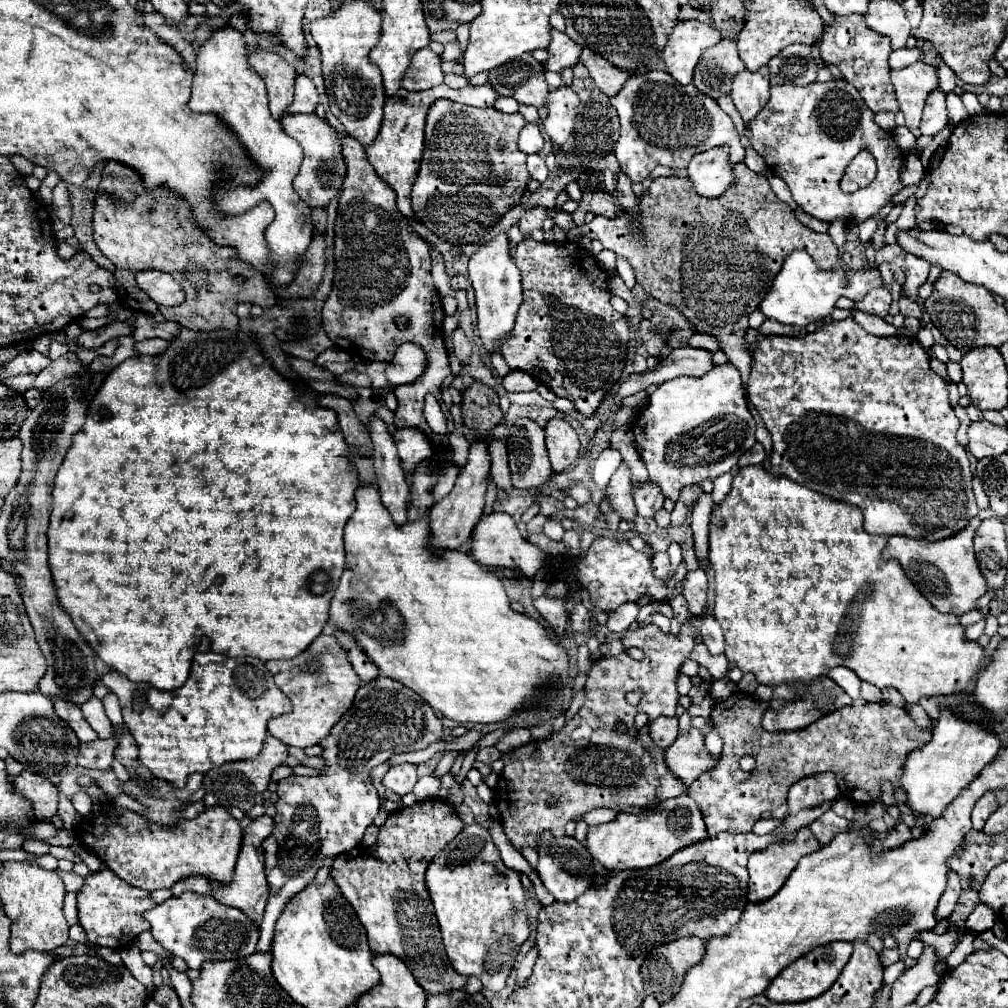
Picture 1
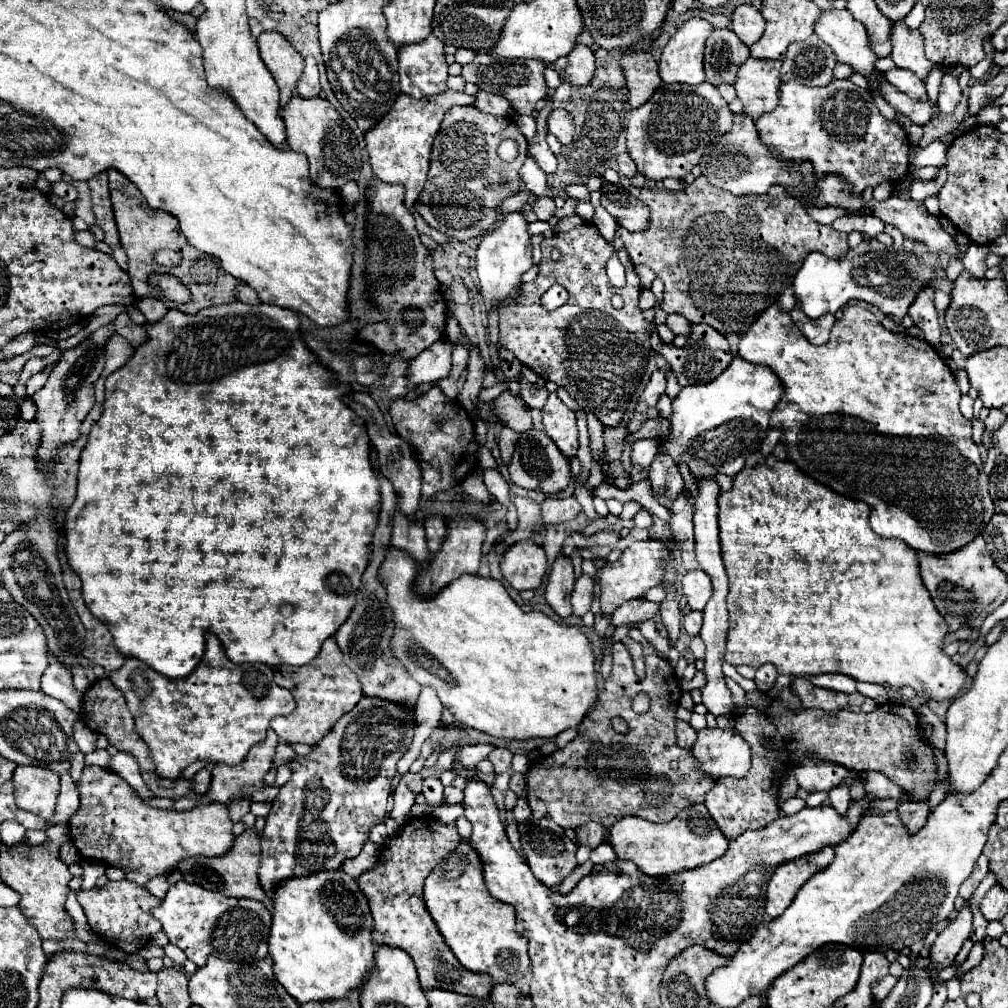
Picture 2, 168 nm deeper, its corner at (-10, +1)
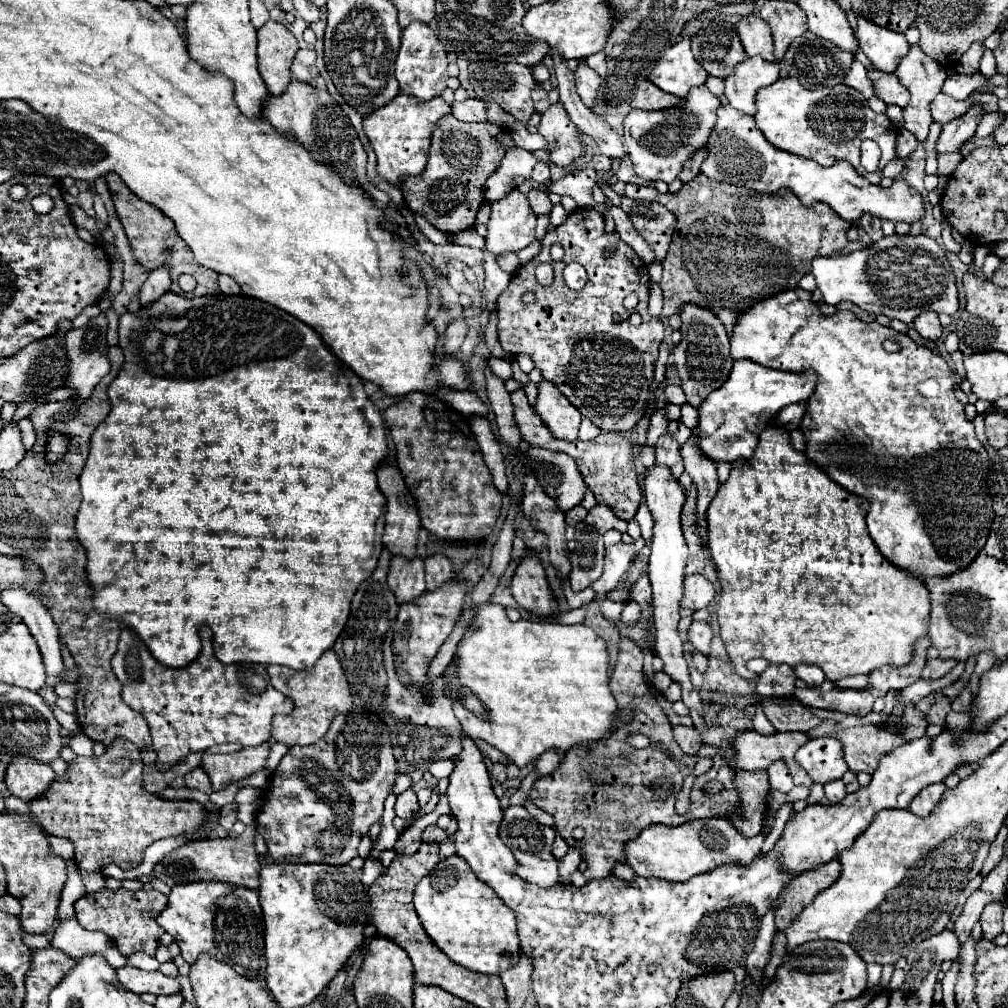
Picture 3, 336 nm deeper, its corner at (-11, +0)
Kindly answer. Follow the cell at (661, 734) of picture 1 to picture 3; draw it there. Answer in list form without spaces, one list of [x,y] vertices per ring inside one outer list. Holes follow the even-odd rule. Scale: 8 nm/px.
[[[675,725],[673,727],[673,737],[675,741],[679,743],[679,747],[687,753],[687,755],[695,755],[703,741],[701,741],[701,735],[697,733],[695,727],[685,727],[685,725]]]

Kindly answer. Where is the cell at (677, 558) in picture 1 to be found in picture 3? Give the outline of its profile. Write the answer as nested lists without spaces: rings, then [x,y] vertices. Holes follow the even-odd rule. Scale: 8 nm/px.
[[[627,601],[627,603],[625,603],[625,609],[623,609],[623,613],[621,613],[621,621],[623,621],[625,625],[635,625],[635,623],[639,621],[639,617],[641,617],[641,607],[639,607],[639,603],[637,603],[637,601]]]

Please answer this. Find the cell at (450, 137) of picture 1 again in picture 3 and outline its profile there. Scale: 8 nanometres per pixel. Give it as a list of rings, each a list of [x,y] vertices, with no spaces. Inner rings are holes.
[[[453,113],[439,119],[433,137],[431,137],[431,149],[429,149],[429,161],[425,171],[419,177],[409,177],[403,181],[403,195],[407,201],[407,207],[413,213],[423,215],[435,229],[443,231],[445,235],[453,235],[463,229],[475,227],[475,215],[483,203],[483,185],[487,177],[499,167],[503,155],[507,149],[515,147],[515,141],[511,137],[509,129],[503,129],[493,123],[465,123],[453,117]]]

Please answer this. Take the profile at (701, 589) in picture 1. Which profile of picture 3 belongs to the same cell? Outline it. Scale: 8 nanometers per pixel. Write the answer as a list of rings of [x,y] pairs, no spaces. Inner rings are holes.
[[[687,575],[685,577],[685,591],[681,599],[681,607],[687,607],[691,611],[705,609],[715,597],[715,587],[709,579],[703,575]]]

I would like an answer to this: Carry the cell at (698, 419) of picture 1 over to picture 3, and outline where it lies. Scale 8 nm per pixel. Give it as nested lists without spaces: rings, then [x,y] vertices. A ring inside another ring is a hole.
[[[737,361],[731,369],[729,379],[709,393],[709,397],[699,405],[699,447],[713,463],[733,465],[741,457],[749,457],[757,447],[759,433],[769,425],[769,421],[787,405],[805,401],[815,389],[813,373],[791,373],[761,367],[755,361]]]

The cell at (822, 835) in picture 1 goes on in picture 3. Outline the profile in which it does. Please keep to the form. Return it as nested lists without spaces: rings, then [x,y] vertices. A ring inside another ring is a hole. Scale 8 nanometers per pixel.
[[[837,779],[837,781],[831,781],[825,785],[825,797],[831,801],[831,803],[841,803],[847,795],[847,789],[845,789],[845,783],[843,779]]]

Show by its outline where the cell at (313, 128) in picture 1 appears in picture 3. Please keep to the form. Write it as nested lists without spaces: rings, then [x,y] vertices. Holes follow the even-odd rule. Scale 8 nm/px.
[[[291,81],[283,95],[267,99],[263,115],[269,119],[269,123],[279,133],[293,133],[295,141],[299,145],[303,145],[317,163],[329,167],[333,173],[339,173],[345,183],[359,185],[382,206],[386,206],[390,201],[384,191],[377,189],[365,177],[367,153],[365,153],[351,121],[347,119],[343,109],[337,105],[337,101],[325,89],[317,89],[303,81]]]

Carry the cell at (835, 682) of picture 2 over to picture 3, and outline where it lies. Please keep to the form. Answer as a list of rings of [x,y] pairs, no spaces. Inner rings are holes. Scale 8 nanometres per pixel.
[[[799,665],[799,667],[795,667],[795,673],[809,687],[821,687],[823,681],[825,681],[825,675],[823,675],[823,671],[817,665]]]

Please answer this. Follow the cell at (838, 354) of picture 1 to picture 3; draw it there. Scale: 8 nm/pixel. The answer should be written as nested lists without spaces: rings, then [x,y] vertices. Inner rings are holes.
[[[797,287],[759,301],[739,317],[731,337],[731,357],[735,361],[749,357],[759,365],[793,373],[817,373],[815,391],[803,401],[805,415],[799,425],[805,435],[805,455],[837,485],[871,501],[867,529],[891,563],[929,577],[955,573],[977,557],[995,517],[985,481],[989,457],[975,435],[973,423],[965,417],[963,405],[953,395],[957,379],[941,355],[877,321],[865,323],[851,311],[825,317],[811,303],[811,293]],[[885,339],[899,341],[901,351],[887,353],[883,349]]]

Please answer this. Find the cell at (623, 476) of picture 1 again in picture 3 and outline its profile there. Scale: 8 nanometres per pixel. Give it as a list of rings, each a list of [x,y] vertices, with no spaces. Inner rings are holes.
[[[657,409],[651,415],[651,423],[649,423],[649,431],[647,431],[647,445],[655,447],[657,439],[665,433],[665,429],[667,429],[667,421],[665,421],[665,415],[663,415],[663,409]]]

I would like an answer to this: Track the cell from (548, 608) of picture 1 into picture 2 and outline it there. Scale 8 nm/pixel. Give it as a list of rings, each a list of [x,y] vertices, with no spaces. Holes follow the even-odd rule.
[[[558,552],[556,562],[552,564],[552,572],[548,578],[548,586],[546,586],[546,602],[554,608],[554,612],[562,618],[568,618],[572,614],[572,606],[570,606],[570,592],[574,588],[574,570],[572,570],[572,562],[570,556],[566,556],[564,552]]]

